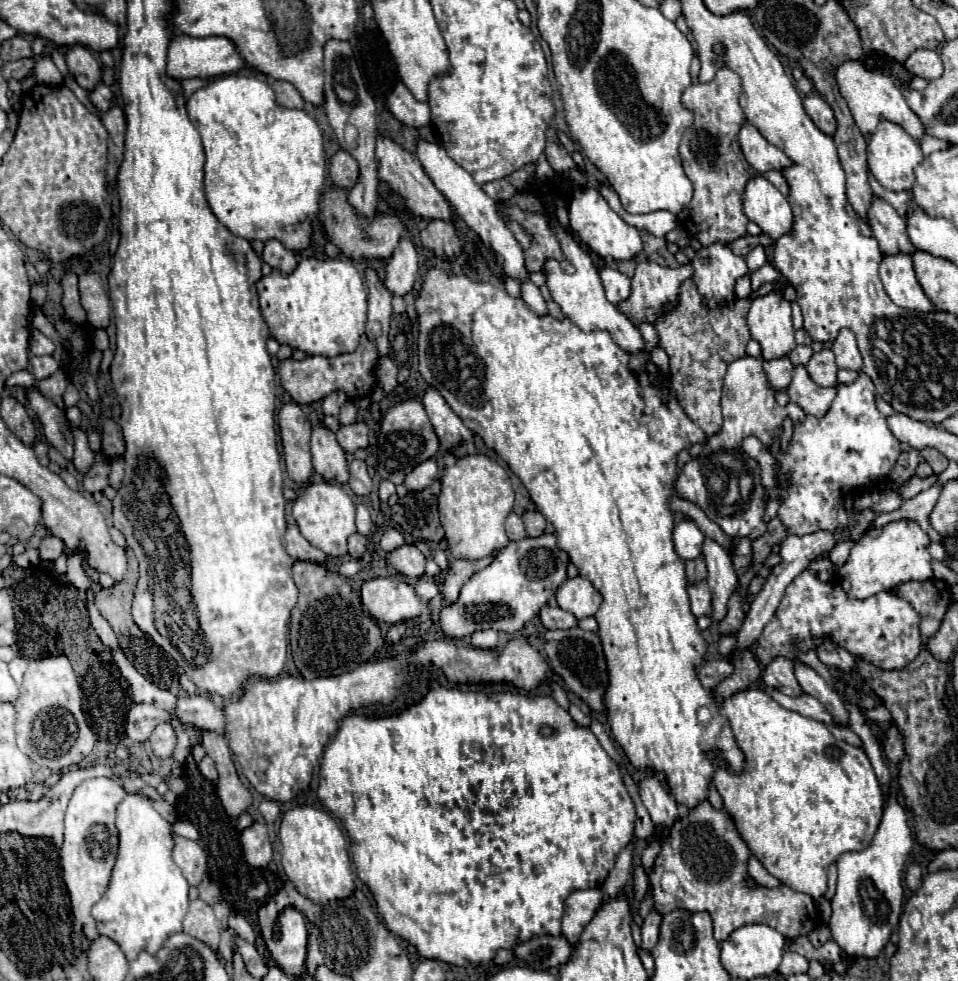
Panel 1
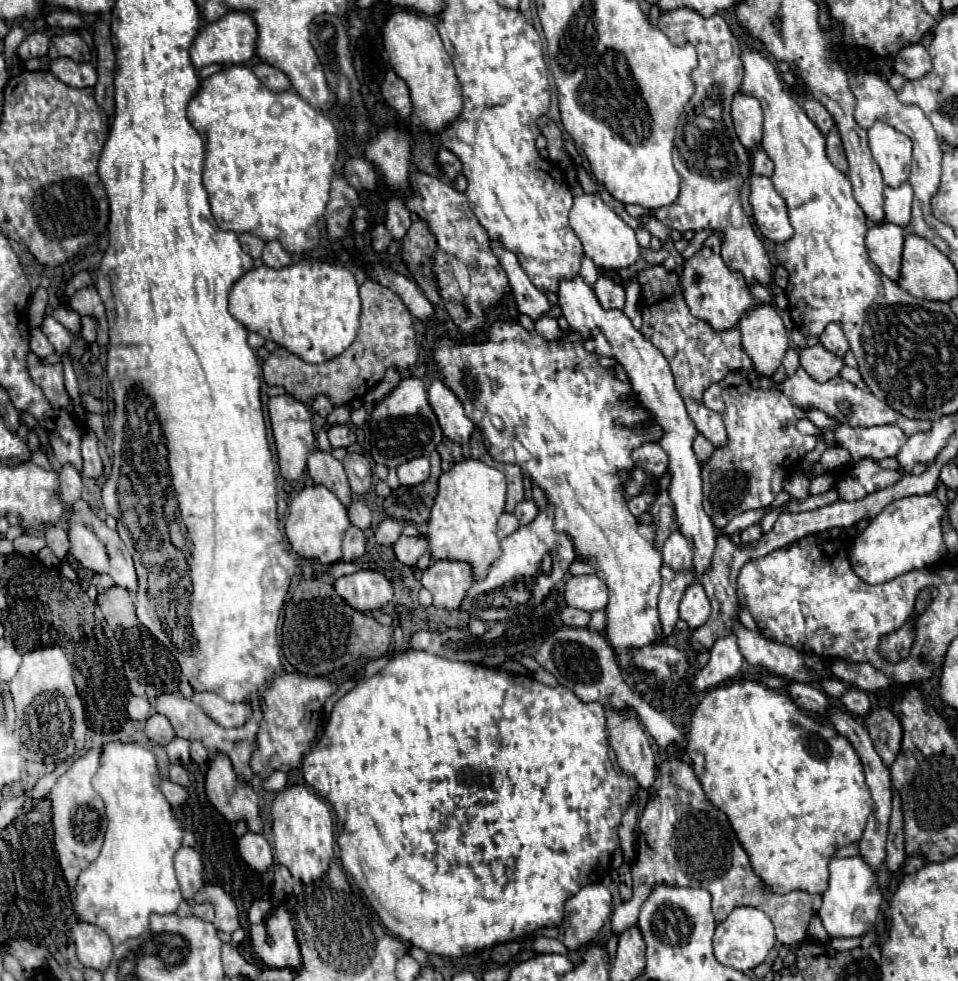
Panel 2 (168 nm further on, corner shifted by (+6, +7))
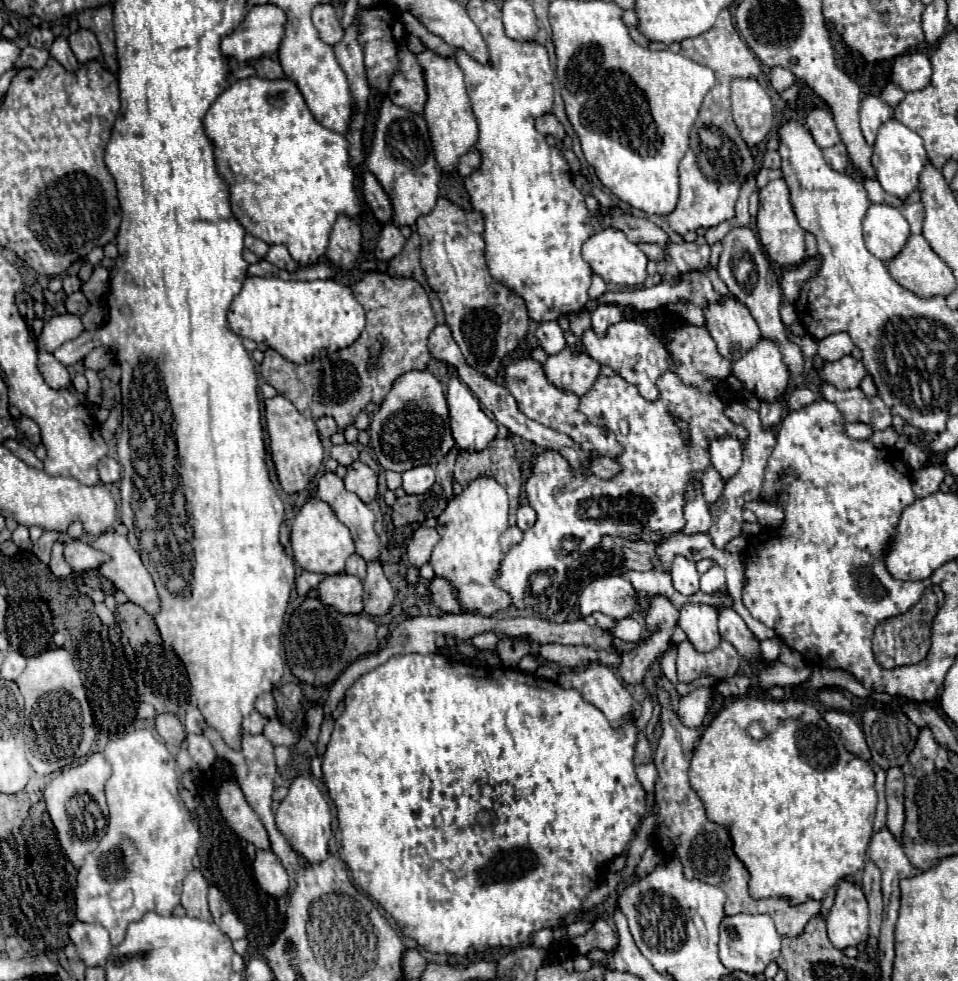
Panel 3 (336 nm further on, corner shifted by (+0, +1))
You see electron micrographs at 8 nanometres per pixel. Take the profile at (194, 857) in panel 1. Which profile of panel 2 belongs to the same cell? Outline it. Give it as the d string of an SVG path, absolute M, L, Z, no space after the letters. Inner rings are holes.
M182 847L178 853L176 853L176 879L180 883L180 889L182 889L182 897L184 899L194 899L194 895L202 889L204 881L202 881L202 861L200 861L200 855L192 849L192 847Z

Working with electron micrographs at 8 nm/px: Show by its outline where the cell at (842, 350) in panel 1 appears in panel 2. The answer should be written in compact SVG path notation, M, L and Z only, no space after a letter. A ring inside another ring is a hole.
M828 323L826 329L824 329L824 333L818 339L820 339L820 343L822 343L822 347L826 351L830 351L830 353L834 353L838 357L844 357L844 353L850 349L844 331L836 323Z

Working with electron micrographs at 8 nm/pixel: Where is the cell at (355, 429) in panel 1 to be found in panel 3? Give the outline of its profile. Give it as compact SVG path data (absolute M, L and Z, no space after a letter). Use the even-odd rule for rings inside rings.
M344 443L344 445L334 445L332 447L332 457L340 463L340 465L350 465L352 461L358 459L358 447L352 443Z

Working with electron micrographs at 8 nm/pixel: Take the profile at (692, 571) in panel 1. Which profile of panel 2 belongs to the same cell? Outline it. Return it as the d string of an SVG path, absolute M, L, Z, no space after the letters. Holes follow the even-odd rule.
M662 565L662 591L658 597L658 615L660 615L660 625L662 633L660 637L668 637L674 631L674 625L678 621L678 605L688 589L688 585L694 583L694 575L688 573L676 573L670 567Z

